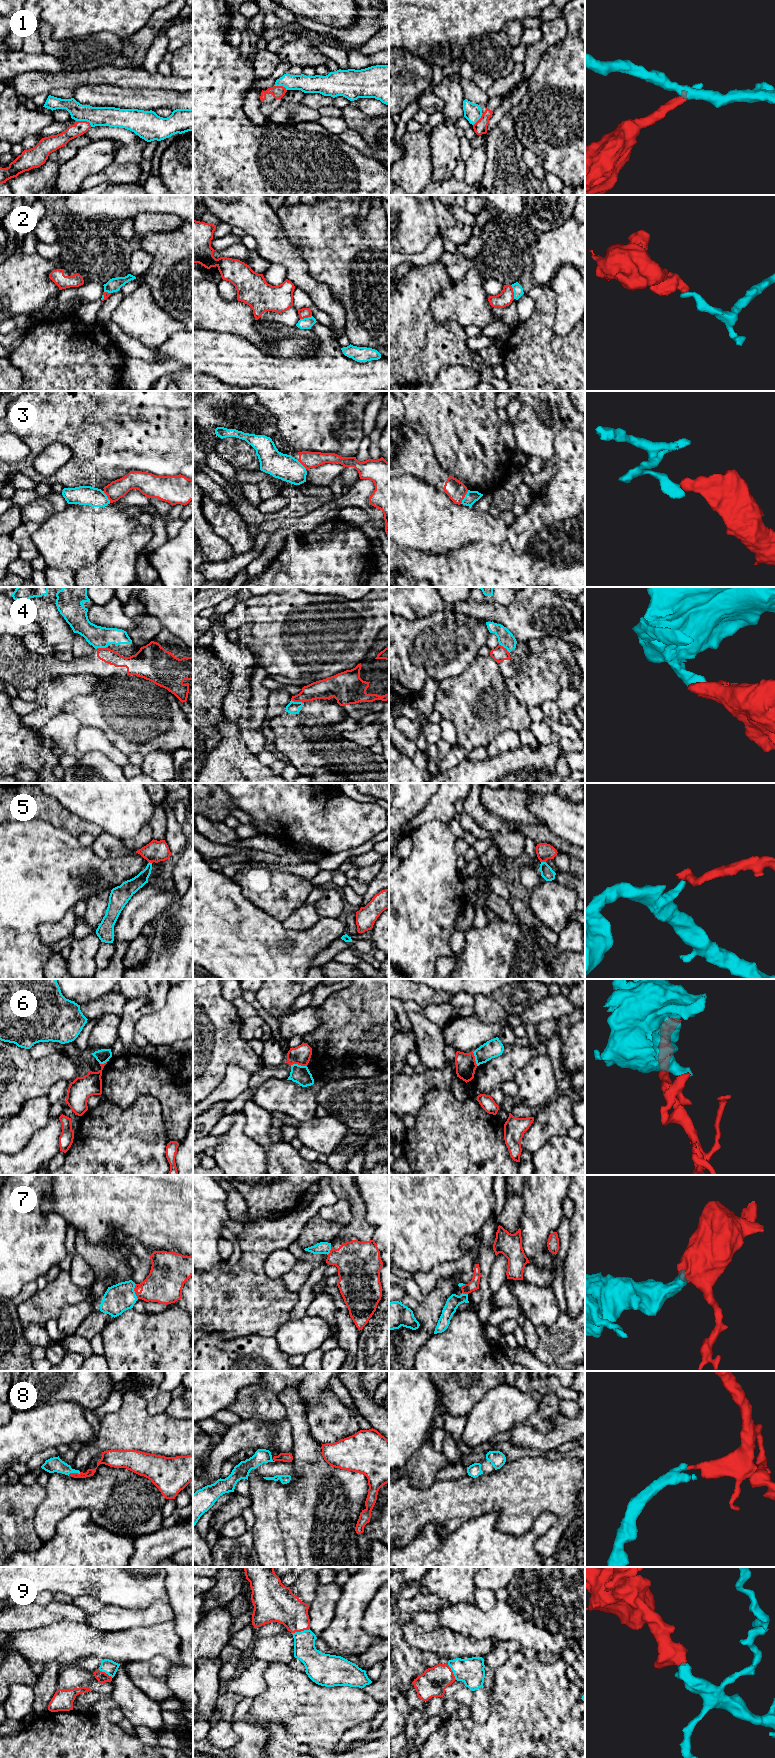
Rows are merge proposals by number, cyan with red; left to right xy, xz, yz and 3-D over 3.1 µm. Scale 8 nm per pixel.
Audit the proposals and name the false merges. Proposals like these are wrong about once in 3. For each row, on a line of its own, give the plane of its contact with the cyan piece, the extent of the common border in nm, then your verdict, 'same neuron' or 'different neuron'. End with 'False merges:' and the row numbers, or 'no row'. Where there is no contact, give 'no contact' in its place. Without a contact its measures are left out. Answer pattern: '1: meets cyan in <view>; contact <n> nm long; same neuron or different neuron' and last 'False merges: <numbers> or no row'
1: meets cyan in xy; contact 150 nm long; same neuron
2: meets cyan in yz; contact 120 nm long; different neuron
3: meets cyan in yz; contact 130 nm long; different neuron
4: meets cyan in xz; contact 110 nm long; different neuron
5: meets cyan in yz; contact 40 nm long; different neuron
6: meets cyan in xz; contact 130 nm long; different neuron
7: meets cyan in xy; contact 120 nm long; different neuron
8: meets cyan in xy; contact 110 nm long; same neuron
9: meets cyan in xz; contact 140 nm long; same neuron
False merges: 2, 3, 4, 5, 6, 7

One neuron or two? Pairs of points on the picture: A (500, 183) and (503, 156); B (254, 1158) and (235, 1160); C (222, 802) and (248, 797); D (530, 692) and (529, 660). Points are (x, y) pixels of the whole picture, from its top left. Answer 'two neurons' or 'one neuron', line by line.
A: one neuron
B: one neuron
C: two neurons
D: one neuron

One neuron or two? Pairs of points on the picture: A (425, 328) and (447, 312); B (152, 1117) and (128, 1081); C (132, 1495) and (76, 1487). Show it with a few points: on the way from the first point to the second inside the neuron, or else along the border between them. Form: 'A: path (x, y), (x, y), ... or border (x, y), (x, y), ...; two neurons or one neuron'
A: border (434, 297), (432, 315), (459, 325); two neurons
B: border (160, 1102), (140, 1095), (127, 1107), (116, 1105); two neurons
C: path (118, 1496), (90, 1493); one neuron

